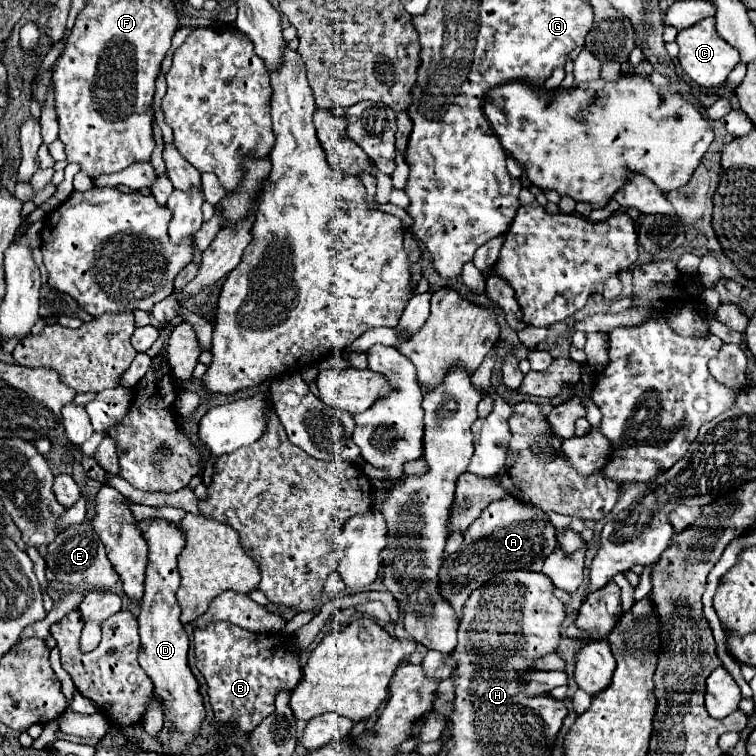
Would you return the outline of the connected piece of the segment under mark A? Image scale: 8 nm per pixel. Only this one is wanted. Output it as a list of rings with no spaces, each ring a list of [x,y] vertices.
[[[512,495],[492,501],[466,529],[460,551],[452,553],[440,567],[440,595],[452,605],[456,619],[460,621],[462,605],[474,589],[478,589],[482,583],[502,571],[542,571],[544,559],[556,549],[556,545],[556,527],[548,519],[544,519],[542,511],[514,499]]]

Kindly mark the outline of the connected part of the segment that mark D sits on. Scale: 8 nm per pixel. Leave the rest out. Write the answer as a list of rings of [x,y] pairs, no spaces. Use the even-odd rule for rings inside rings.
[[[142,519],[138,521],[138,529],[148,545],[148,565],[146,565],[146,579],[144,579],[144,597],[140,603],[138,615],[138,629],[142,651],[138,661],[146,675],[154,681],[154,693],[162,697],[166,709],[166,729],[158,733],[158,739],[172,751],[188,751],[190,743],[196,739],[202,721],[204,721],[204,703],[202,695],[198,693],[198,681],[194,679],[188,667],[188,635],[184,625],[180,623],[180,605],[174,593],[180,587],[180,573],[178,573],[178,555],[186,545],[186,537],[178,525],[166,519]]]

